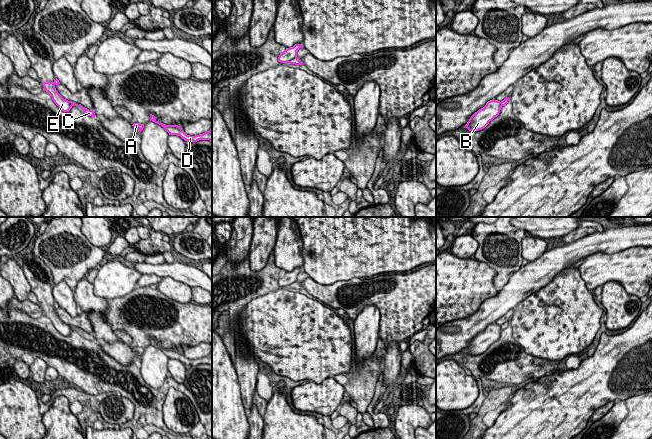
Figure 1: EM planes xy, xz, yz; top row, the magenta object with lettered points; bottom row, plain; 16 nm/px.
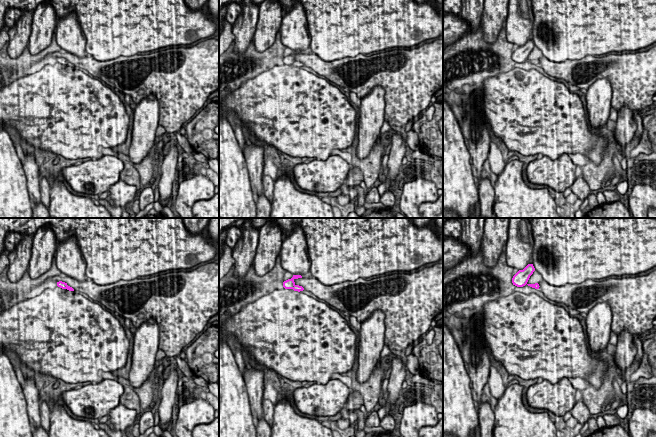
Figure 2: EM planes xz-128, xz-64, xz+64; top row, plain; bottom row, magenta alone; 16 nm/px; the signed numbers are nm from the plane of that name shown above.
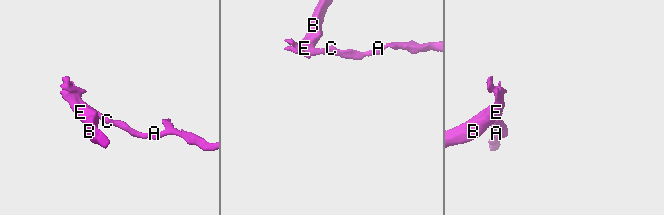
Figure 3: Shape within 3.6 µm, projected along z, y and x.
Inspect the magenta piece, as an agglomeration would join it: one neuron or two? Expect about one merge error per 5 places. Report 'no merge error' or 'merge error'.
merge error

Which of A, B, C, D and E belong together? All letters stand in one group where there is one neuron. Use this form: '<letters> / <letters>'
A C D / B E

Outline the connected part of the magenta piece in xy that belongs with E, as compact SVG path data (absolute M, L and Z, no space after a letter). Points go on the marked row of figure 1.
M46 80L44 83L42 83L44 90L48 92L54 103L59 107L60 110L63 112L69 112L72 106L70 105L70 102L66 99L64 99L56 90L54 82L49 82Z

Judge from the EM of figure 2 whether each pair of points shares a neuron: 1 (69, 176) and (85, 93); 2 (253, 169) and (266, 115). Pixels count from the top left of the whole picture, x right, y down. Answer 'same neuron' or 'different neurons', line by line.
1: different neurons
2: different neurons

